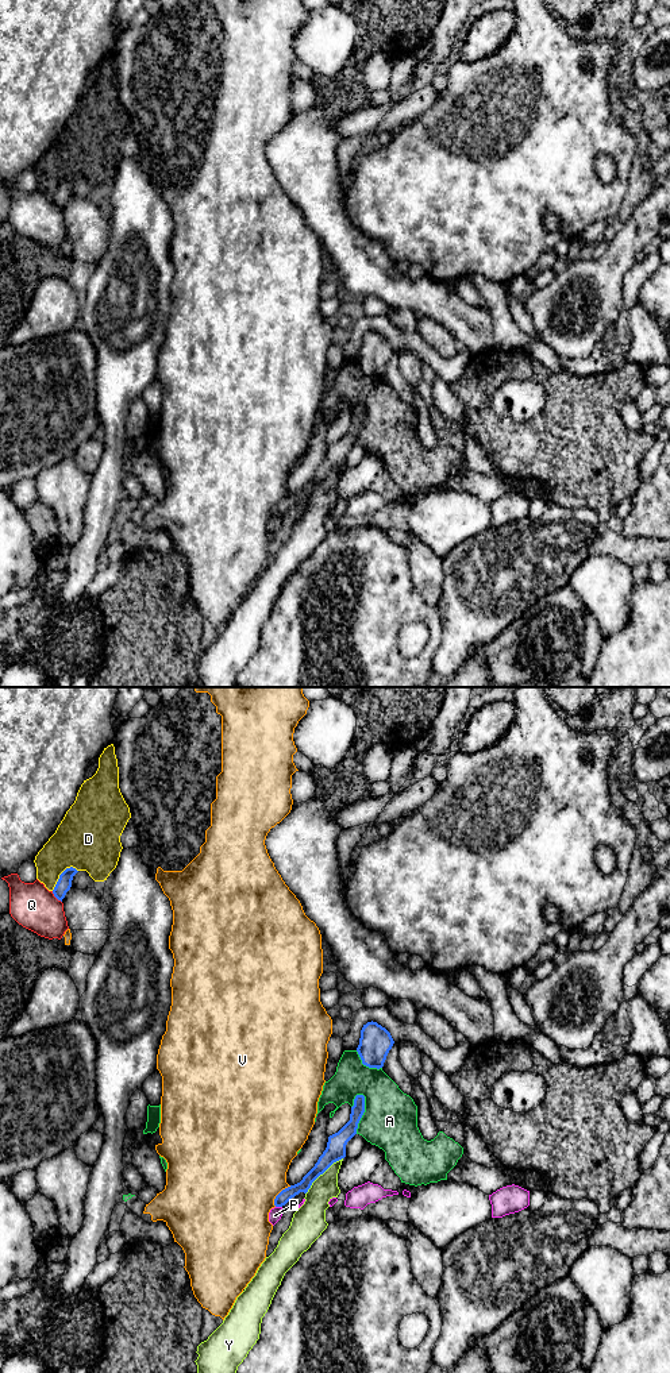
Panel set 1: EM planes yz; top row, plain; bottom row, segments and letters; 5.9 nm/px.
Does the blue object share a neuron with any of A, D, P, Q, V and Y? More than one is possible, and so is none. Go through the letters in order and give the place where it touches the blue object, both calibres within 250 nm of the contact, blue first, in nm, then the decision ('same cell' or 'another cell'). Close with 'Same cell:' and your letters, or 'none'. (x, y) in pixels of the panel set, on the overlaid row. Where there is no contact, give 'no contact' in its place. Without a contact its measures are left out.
A: meets blue in yz at (362, 1114); 110 nm thick on the blue side, 320 nm on the other; another cell
D: meets blue in yz at (61, 874); 90 nm thick on the blue side, 360 nm on the other; another cell
P: meets blue in yz at (278, 1206); 80 nm thick on the blue side, 80 nm on the other; another cell
Q: meets blue in yz at (56, 897); 90 nm thick on the blue side, 280 nm on the other; another cell
V: meets blue in yz at (278, 1194); 80 nm thick on the blue side, 480 nm on the other; another cell
Y: meets blue in yz at (322, 1173); 120 nm thick on the blue side, 160 nm on the other; another cell
Same cell: none

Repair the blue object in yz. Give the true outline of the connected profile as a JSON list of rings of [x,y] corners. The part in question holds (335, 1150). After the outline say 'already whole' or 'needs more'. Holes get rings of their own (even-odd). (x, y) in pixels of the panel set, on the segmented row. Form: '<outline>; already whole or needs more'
[[[357,1095],[351,1107],[350,1121],[335,1134],[328,1137],[327,1148],[315,1166],[294,1185],[282,1189],[274,1199],[276,1207],[285,1206],[300,1192],[307,1193],[312,1183],[334,1162],[346,1157],[346,1145],[357,1134],[358,1123],[365,1112],[365,1096]]]; already whole

